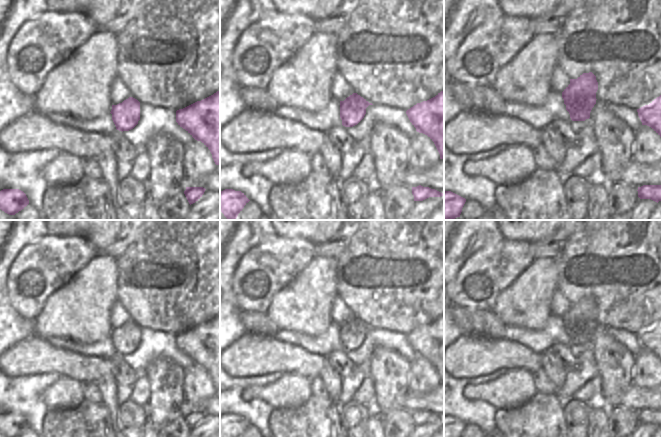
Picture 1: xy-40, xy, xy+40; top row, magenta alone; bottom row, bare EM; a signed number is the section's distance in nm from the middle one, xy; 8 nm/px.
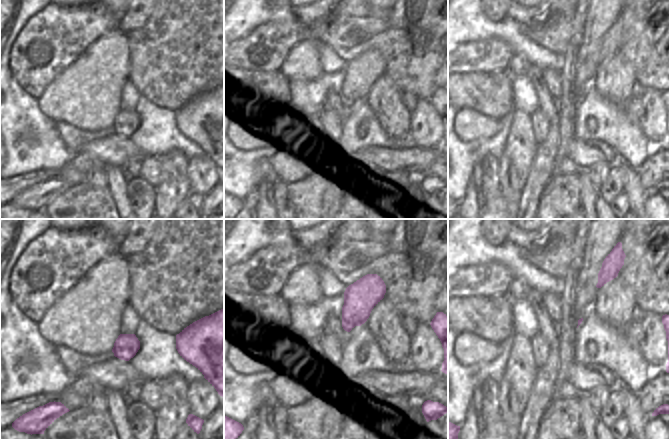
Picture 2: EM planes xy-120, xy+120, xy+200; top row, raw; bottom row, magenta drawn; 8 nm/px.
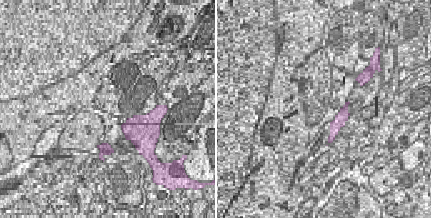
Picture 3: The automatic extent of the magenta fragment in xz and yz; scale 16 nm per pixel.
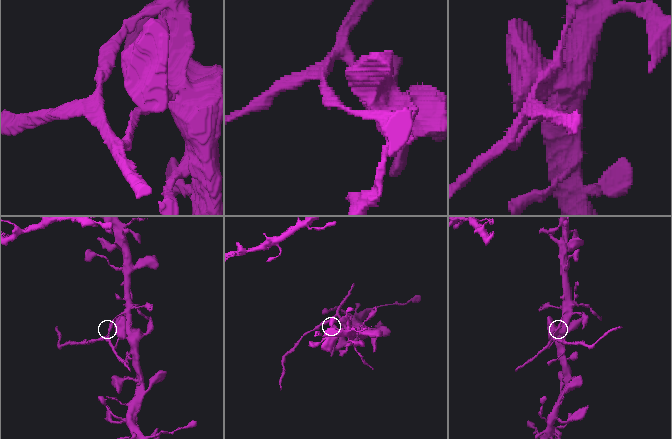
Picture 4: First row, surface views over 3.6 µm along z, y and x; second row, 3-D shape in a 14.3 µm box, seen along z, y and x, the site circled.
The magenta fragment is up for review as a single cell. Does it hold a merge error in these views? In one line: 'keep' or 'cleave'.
cleave

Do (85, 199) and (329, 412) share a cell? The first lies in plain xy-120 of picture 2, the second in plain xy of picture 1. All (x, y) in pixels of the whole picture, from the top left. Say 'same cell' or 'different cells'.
same cell

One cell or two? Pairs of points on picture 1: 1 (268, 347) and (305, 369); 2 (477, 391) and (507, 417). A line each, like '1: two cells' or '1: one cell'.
1: one cell
2: two cells

